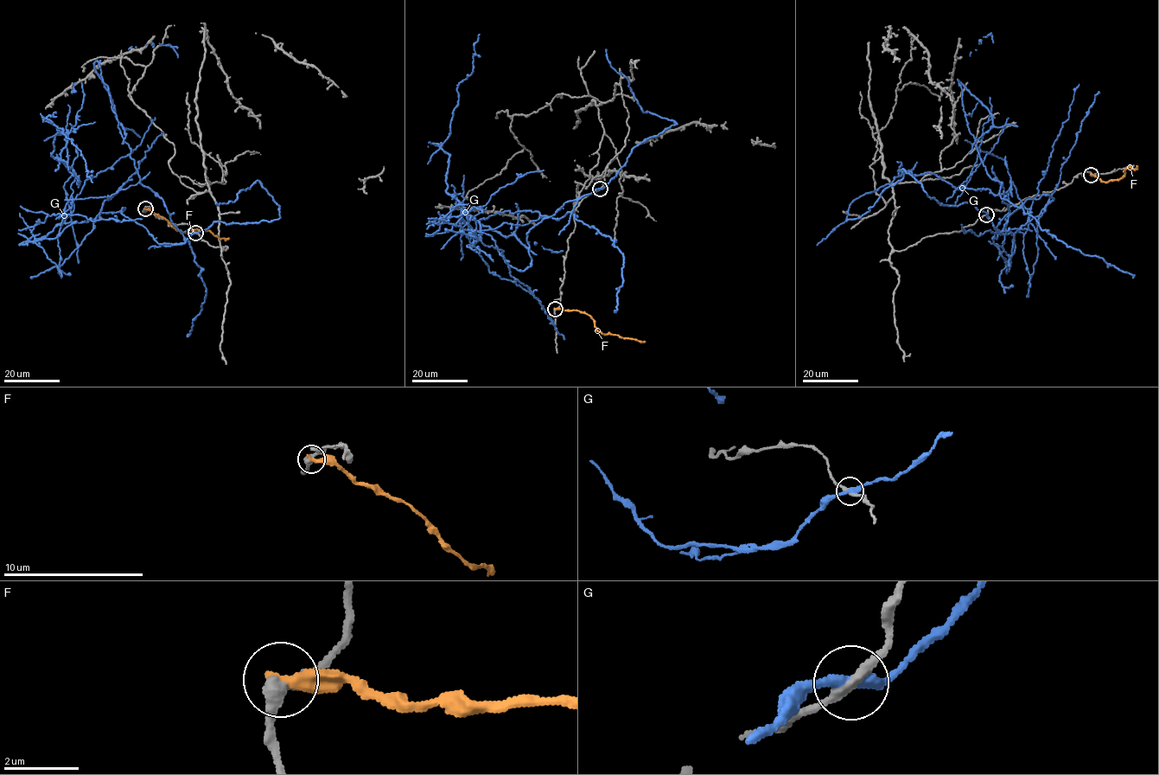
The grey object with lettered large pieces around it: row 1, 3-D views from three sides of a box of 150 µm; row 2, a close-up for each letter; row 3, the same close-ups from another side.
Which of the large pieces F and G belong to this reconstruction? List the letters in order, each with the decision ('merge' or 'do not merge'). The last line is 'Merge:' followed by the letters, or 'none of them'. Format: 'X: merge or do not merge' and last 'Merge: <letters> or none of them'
F: do not merge
G: do not merge
Merge: none of them

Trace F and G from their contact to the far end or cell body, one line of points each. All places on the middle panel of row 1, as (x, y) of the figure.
F: (555, 309), (576, 310), (589, 316), (602, 334), (645, 341)
G: (600, 188), (534, 225), (524, 270), (472, 233), (467, 246), (538, 219), (479, 223), (508, 236), (515, 203)

